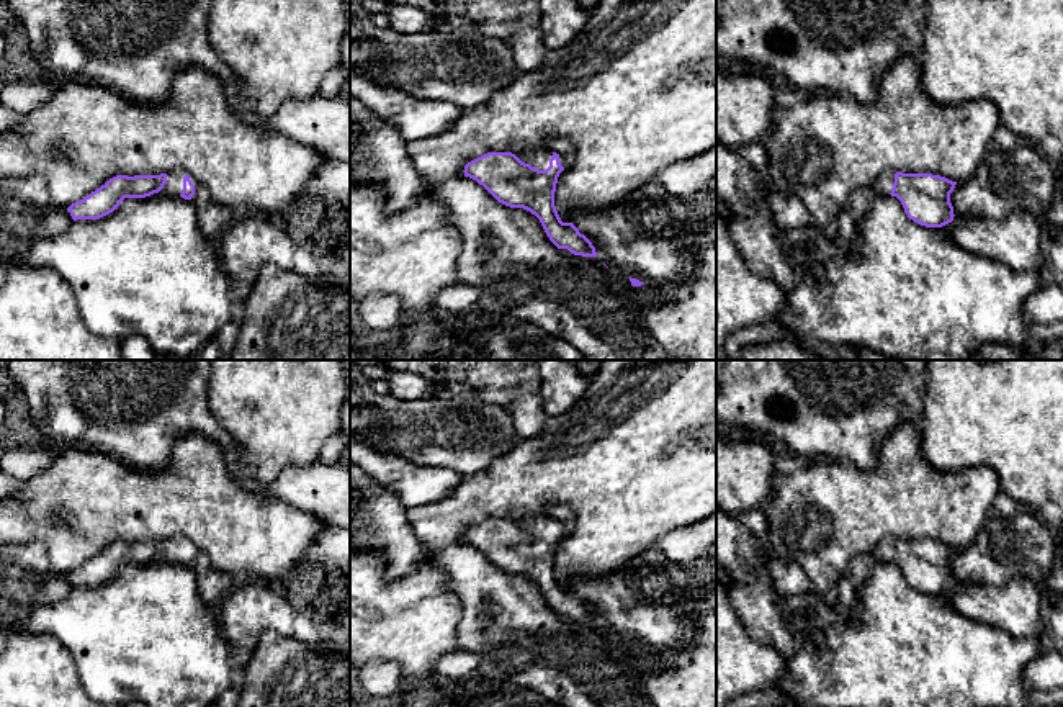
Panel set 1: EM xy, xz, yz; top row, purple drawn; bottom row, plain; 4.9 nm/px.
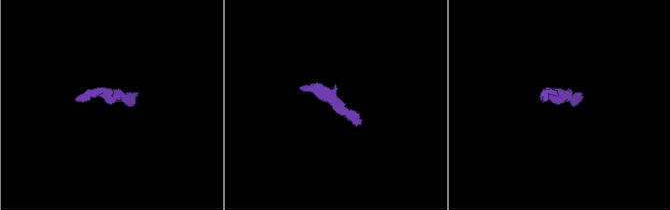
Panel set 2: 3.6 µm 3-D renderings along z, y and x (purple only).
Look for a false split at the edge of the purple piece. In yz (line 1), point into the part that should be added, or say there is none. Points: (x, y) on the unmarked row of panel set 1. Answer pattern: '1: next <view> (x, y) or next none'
1: next yz (882, 553)

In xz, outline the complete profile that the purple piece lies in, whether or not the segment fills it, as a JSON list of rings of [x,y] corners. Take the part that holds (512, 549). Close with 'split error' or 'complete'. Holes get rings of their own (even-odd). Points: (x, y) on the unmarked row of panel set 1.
[[[535,514],[527,519],[487,519],[464,532],[464,543],[482,552],[499,570],[535,581],[549,607],[574,622],[597,624],[592,609],[572,589],[563,589],[554,558],[563,522]]] | split error

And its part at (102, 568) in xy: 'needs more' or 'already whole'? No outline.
needs more

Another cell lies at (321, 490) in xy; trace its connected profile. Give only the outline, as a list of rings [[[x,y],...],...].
[[[317,460],[306,468],[291,466],[262,493],[329,525],[350,529],[350,466],[343,463],[325,465]]]

